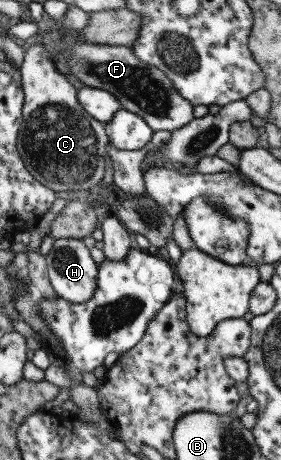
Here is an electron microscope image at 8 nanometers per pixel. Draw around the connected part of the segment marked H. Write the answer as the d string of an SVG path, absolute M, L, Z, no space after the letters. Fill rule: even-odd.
M78 239L54 240L45 255L47 276L54 293L68 303L86 303L96 289L96 259L90 257L89 249Z

